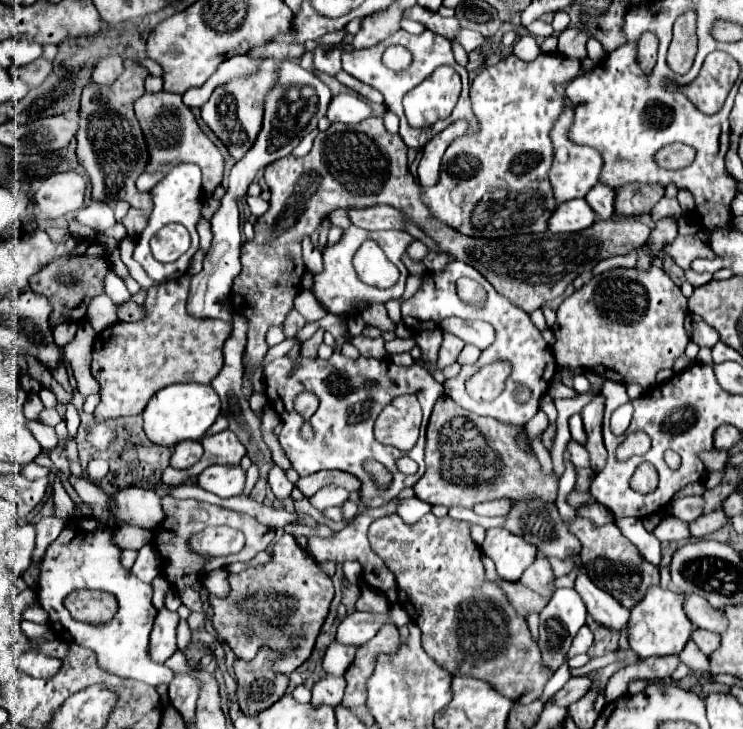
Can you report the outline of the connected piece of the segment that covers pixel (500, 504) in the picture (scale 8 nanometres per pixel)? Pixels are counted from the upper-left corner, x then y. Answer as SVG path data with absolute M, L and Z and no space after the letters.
M492 500L492 502L480 502L472 508L478 516L504 516L506 510L510 510L508 500Z

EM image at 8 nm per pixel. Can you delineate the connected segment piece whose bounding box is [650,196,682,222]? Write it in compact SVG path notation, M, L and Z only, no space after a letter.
M662 198L654 208L652 208L652 220L656 222L656 220L660 220L660 218L664 218L664 216L680 216L682 214L682 210L680 210L680 204L678 204L678 200L676 198Z

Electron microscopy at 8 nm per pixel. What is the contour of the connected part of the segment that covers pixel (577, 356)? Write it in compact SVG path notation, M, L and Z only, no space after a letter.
M650 266L650 270L612 268L608 272L596 274L580 290L564 298L556 314L558 318L552 326L556 342L552 346L552 352L560 368L600 368L600 378L622 384L640 384L644 390L654 388L656 374L664 368L672 370L674 362L684 354L688 346L688 334L684 330L684 318L688 314L686 298L658 266Z

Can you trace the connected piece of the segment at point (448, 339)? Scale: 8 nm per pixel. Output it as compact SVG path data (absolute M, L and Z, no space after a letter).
M442 332L444 334L444 340L442 340L442 346L440 346L440 354L438 354L438 366L444 368L444 366L450 366L456 362L460 350L464 348L464 342L450 334L450 332Z

